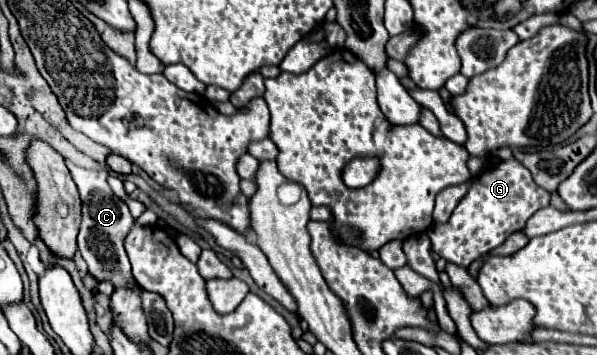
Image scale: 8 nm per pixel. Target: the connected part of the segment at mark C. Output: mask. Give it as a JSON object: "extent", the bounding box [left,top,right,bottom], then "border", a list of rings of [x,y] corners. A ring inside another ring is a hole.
{"extent":[70,166,132,282],"border":[[[70,166],[72,178],[82,198],[82,226],[78,234],[78,250],[88,264],[88,272],[100,282],[112,282],[112,276],[132,276],[124,248],[124,238],[132,230],[132,214],[128,206],[110,190],[106,170],[84,170]]]}

